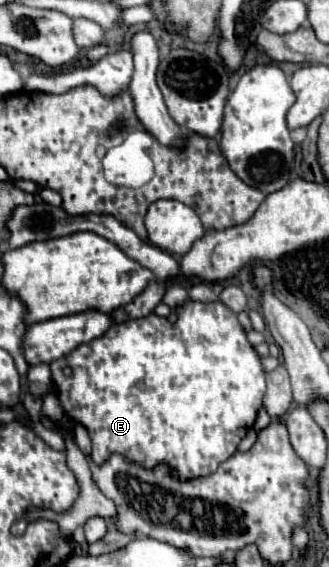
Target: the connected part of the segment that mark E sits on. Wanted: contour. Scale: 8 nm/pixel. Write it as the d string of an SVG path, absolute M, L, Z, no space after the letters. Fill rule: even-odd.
M186 300L182 306L178 306L176 314L178 314L178 320L174 326L166 318L156 316L154 312L148 314L146 318L128 320L122 324L112 324L104 336L100 336L88 344L78 346L68 356L54 360L50 364L52 380L58 388L58 398L62 402L62 408L64 408L66 416L70 416L74 422L82 424L88 430L90 440L92 440L92 460L96 464L102 464L110 454L118 452L118 454L124 454L128 460L142 462L144 466L154 466L158 462L166 462L176 470L178 478L208 476L208 474L214 474L216 468L238 450L240 440L254 426L256 412L262 406L262 396L266 392L266 372L264 372L264 366L260 362L260 356L256 354L256 350L248 342L246 332L238 322L238 316L232 310L228 310L228 306L224 306L222 302L194 302L194 300ZM66 366L70 366L70 376L64 372Z

